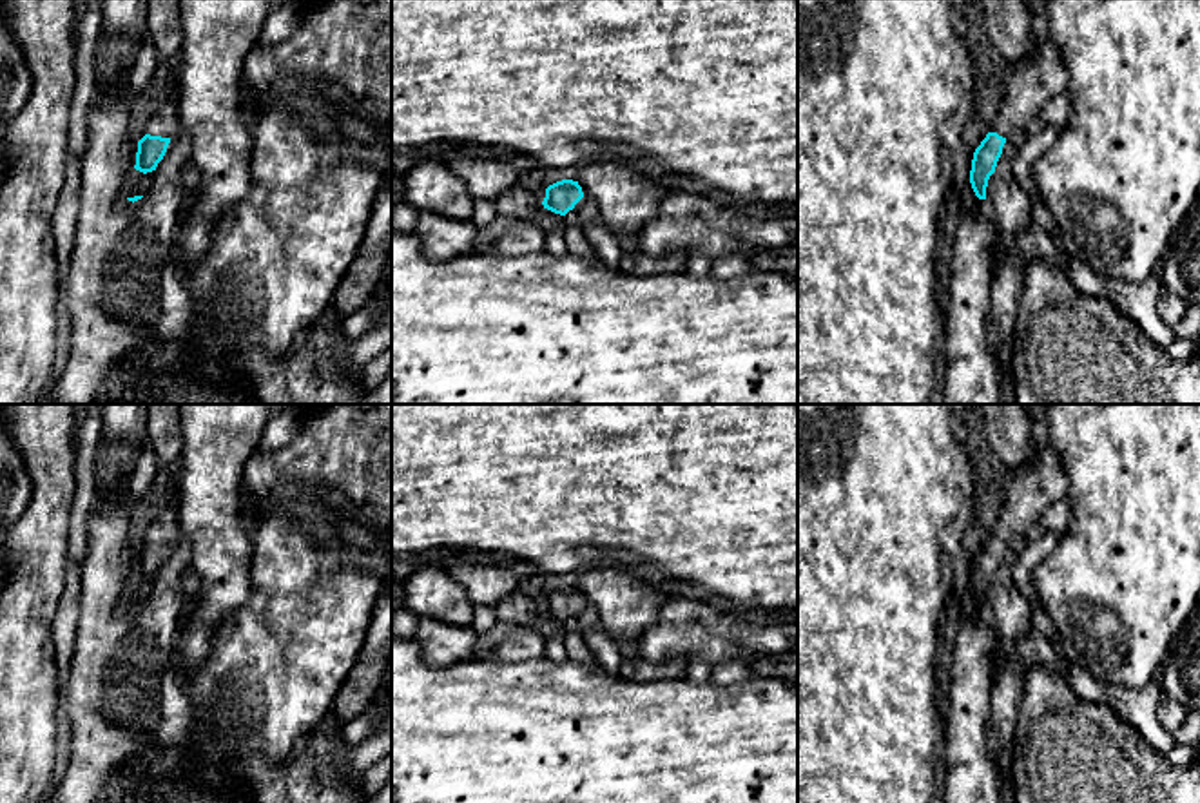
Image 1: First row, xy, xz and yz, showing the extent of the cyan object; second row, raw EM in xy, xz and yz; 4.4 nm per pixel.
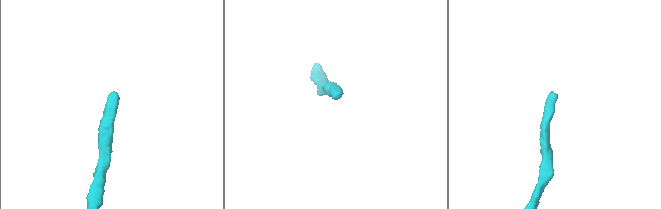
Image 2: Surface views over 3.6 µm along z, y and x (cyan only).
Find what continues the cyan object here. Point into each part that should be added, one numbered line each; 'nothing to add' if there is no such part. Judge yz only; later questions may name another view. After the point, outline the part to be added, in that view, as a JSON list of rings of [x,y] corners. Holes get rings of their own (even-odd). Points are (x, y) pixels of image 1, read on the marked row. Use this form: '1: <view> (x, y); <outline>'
1: yz (1032, 82); [[[1024,0],[1033,53],[1013,62],[1006,73],[1006,94],[992,121],[993,132],[1002,138],[1024,131],[1039,120],[1042,105],[1068,89],[1069,74],[1048,31],[1048,0]]]

